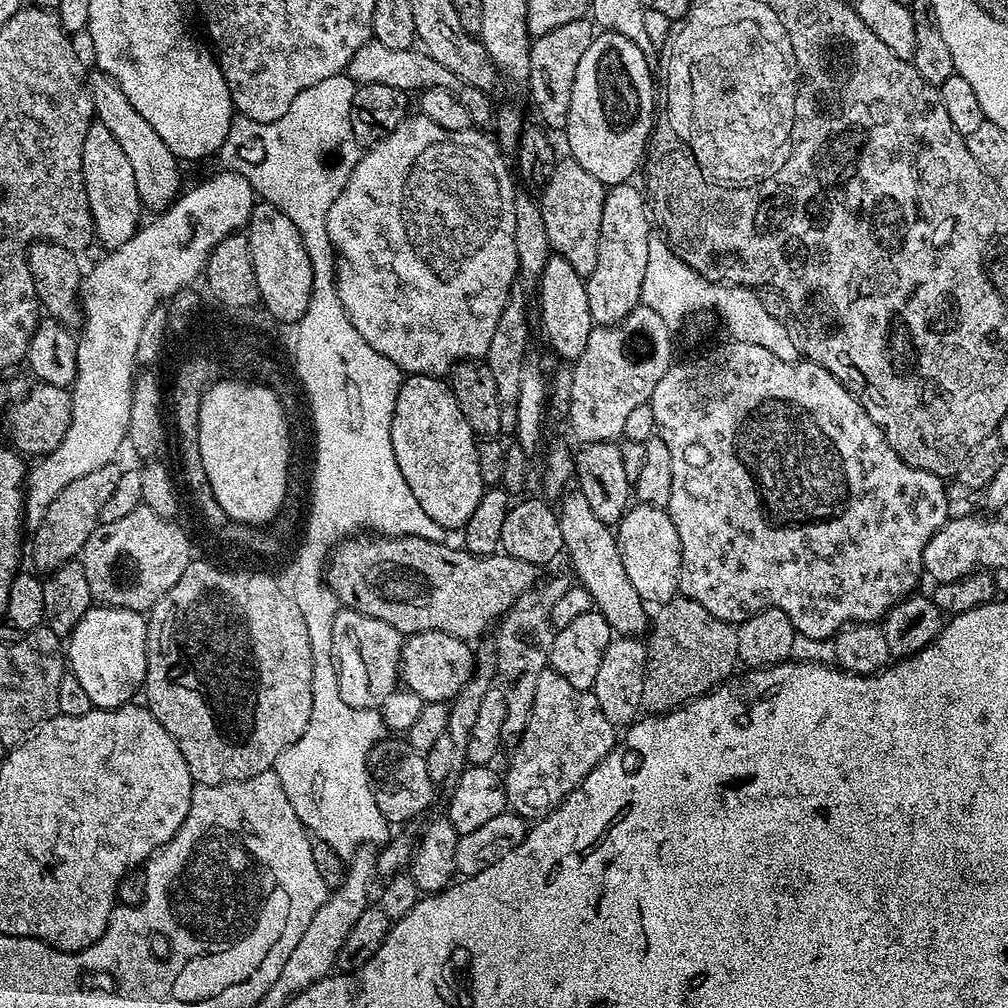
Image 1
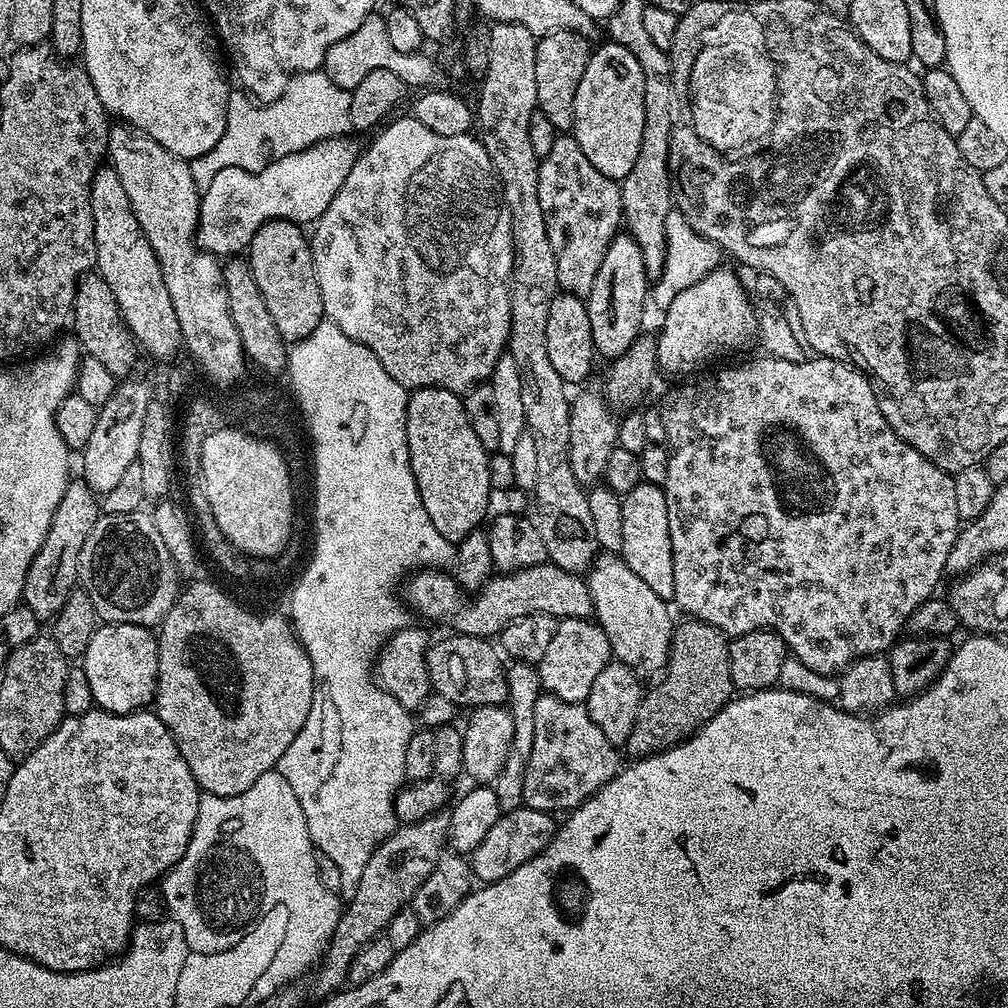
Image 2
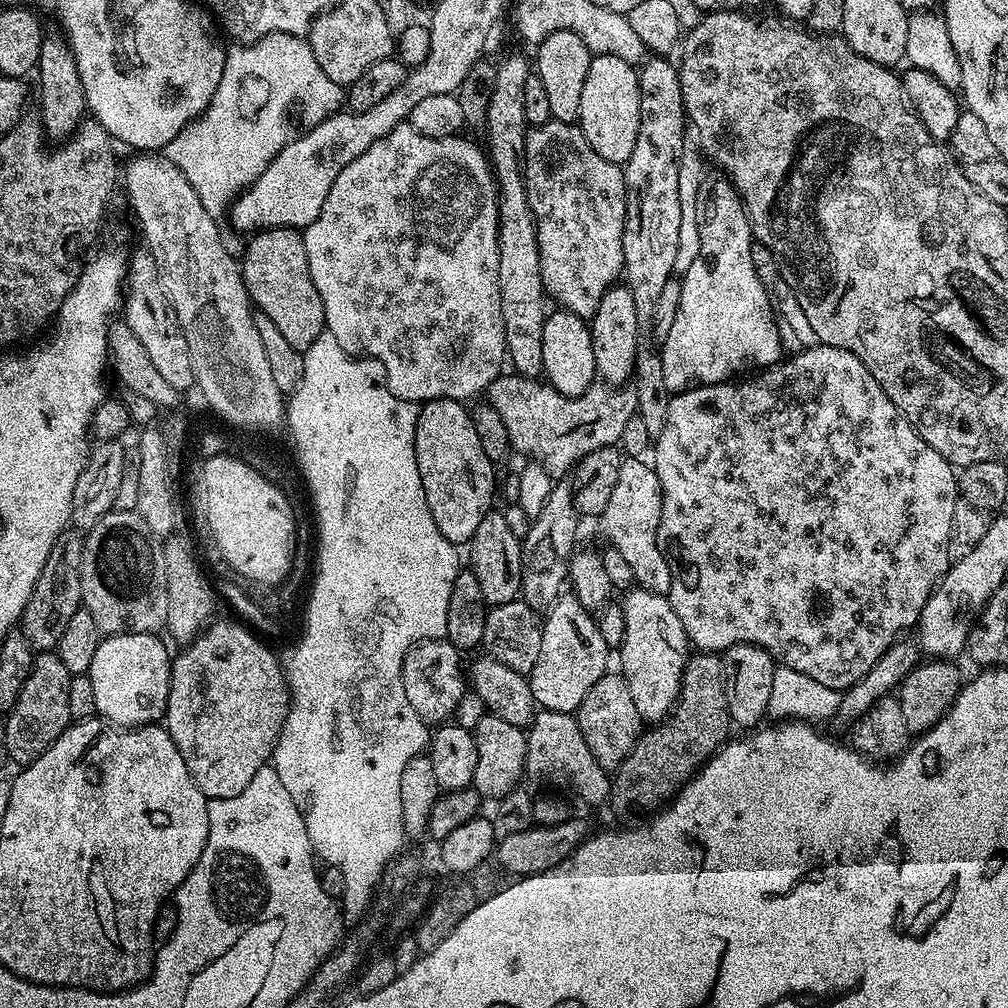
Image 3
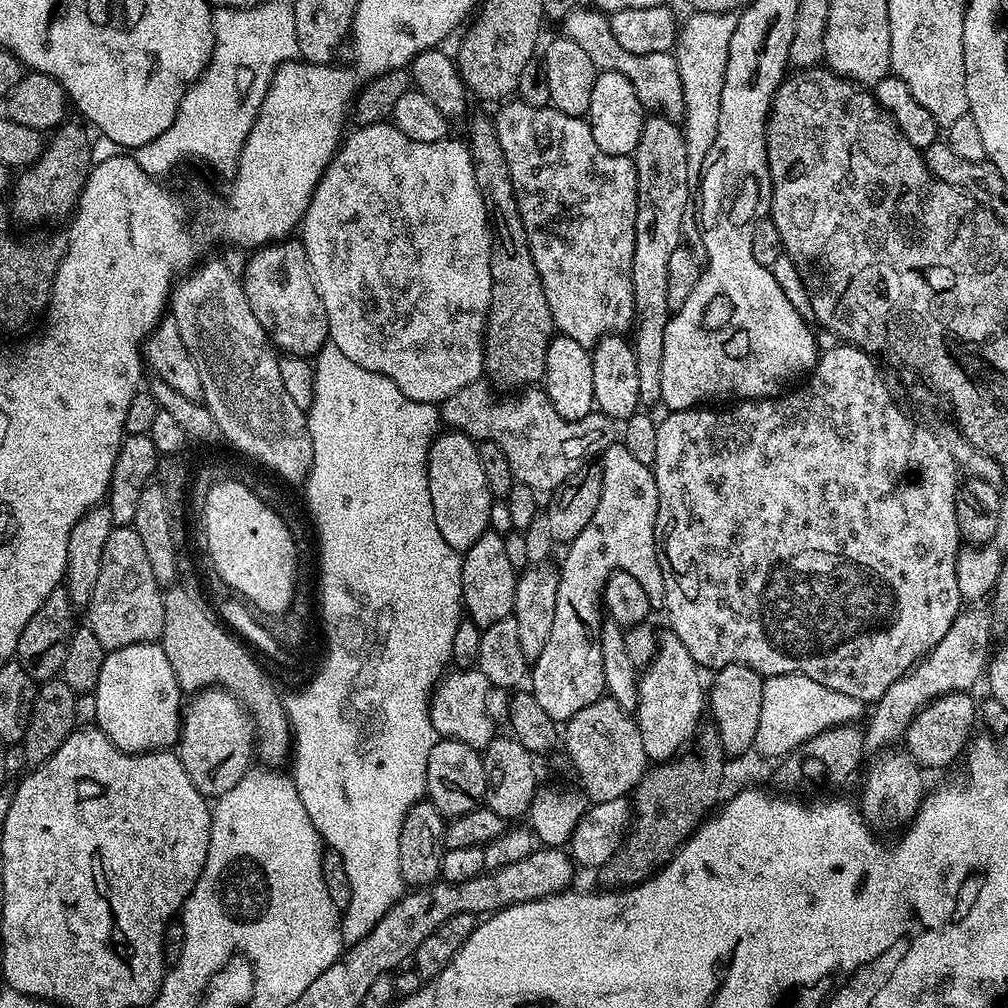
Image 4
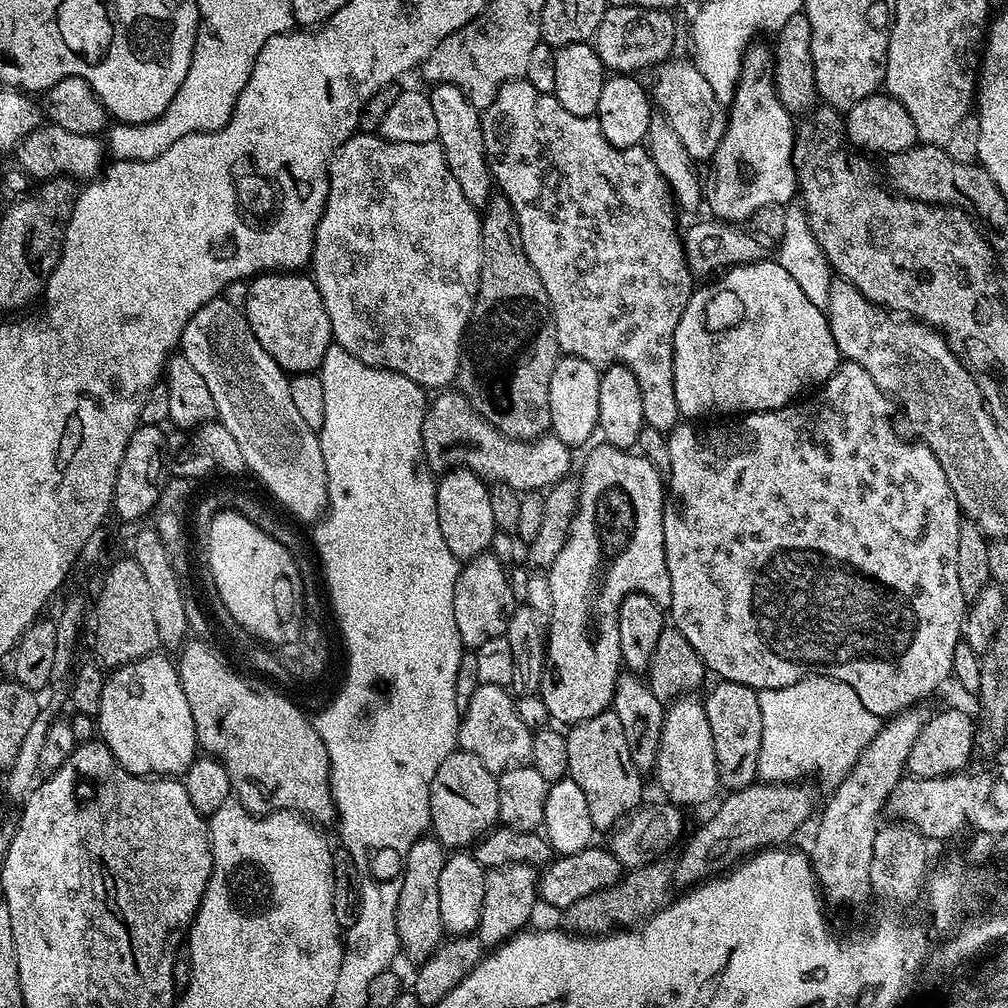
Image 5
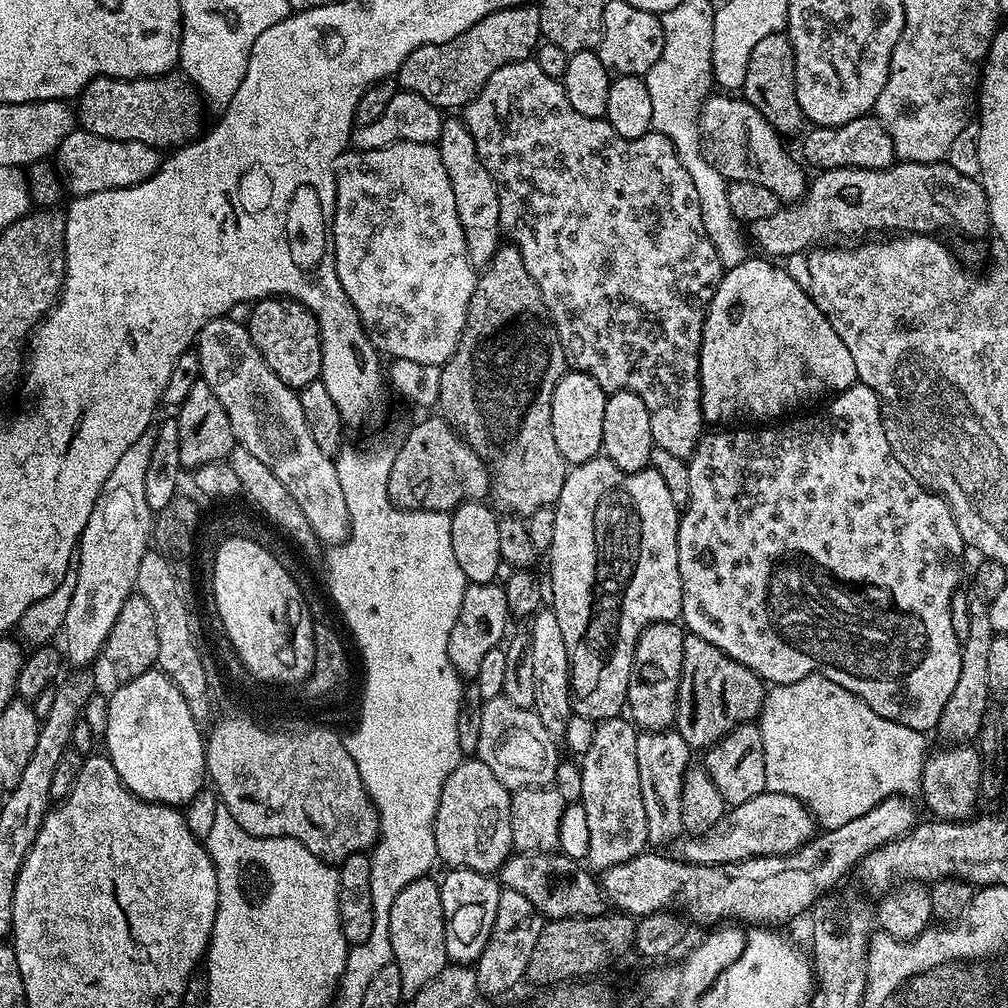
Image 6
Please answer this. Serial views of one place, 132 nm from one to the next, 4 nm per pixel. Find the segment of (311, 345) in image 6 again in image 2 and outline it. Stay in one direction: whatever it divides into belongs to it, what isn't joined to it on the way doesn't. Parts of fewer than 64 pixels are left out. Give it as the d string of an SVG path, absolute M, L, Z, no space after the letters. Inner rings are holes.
M271 220L254 234L246 249L246 259L262 290L262 302L278 326L278 334L289 345L305 340L318 325L325 323L322 306L322 290L318 290L318 278L312 265L312 245L305 229L293 220Z

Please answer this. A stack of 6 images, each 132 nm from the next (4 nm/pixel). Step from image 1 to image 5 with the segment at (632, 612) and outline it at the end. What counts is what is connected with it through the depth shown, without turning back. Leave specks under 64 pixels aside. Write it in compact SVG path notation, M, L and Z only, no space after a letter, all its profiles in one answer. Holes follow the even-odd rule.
M685 694L669 703L664 713L660 741L658 742L658 754L656 755L656 767L654 777L660 783L660 788L665 792L667 799L677 806L684 804L704 804L716 788L721 787L718 774L718 762L714 754L714 734L710 734L710 722L706 718L706 710L703 703L692 694Z

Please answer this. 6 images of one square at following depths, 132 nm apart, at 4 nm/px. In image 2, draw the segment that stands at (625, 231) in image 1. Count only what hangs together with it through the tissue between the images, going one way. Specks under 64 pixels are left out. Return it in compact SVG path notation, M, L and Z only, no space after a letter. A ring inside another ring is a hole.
M618 234L598 266L598 275L594 277L594 286L586 298L590 314L590 334L596 347L597 357L615 358L620 356L635 340L642 335L640 323L644 320L644 303L650 300L650 277L644 270L638 246L634 238L627 234Z

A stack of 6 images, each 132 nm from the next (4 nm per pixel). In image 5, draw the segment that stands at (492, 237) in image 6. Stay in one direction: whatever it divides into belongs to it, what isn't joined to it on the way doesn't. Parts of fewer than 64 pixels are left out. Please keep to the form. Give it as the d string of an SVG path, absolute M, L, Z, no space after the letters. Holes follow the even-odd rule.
M433 84L428 92L430 106L434 110L434 119L438 122L436 140L442 146L446 166L450 166L450 174L462 186L462 194L466 194L466 202L470 202L478 210L488 203L494 192L492 172L488 169L488 160L484 156L482 142L481 109L476 108L464 94L453 84Z

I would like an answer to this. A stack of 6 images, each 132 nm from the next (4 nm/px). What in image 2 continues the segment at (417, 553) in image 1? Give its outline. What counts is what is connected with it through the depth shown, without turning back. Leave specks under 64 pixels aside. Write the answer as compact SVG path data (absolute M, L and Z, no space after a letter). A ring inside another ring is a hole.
M551 562L517 572L493 575L479 592L469 596L462 591L455 576L438 568L425 568L407 577L402 596L415 615L417 612L436 624L449 624L452 627L449 629L461 636L499 637L507 624L526 614L550 614L560 620L586 620L593 615L592 599L585 577L562 570Z

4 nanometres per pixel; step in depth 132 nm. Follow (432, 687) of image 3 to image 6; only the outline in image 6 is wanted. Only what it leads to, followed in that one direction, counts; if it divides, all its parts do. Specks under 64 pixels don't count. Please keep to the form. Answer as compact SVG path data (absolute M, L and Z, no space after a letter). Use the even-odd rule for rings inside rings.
M503 695L483 701L478 711L482 722L482 734L478 734L478 750L475 755L482 762L486 762L490 770L494 770L494 778L498 778L498 782L505 784L509 790L515 790L517 788L546 788L555 781L562 756L561 753L556 753L557 741L552 733L546 730L546 726L542 726L542 718L538 718L535 710L516 706Z

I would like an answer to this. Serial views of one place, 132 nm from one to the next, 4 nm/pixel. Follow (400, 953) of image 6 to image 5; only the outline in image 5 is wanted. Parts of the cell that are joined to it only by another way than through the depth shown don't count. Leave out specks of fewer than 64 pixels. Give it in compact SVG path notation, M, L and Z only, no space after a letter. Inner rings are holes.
M421 838L410 846L404 855L404 870L400 880L398 910L396 911L396 933L400 939L403 955L415 962L422 962L442 942L445 935L442 914L438 910L438 878L446 859L446 849L435 838Z

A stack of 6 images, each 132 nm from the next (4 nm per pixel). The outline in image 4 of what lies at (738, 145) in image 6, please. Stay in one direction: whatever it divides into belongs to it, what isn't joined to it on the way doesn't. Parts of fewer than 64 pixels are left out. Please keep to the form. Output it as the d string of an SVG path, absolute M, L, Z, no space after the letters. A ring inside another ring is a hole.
M592 6L576 8L565 16L562 21L563 35L568 36L582 50L586 50L590 62L600 72L617 72L626 78L630 78L630 86L638 94L641 104L645 109L653 113L667 116L670 120L677 122L684 118L684 99L682 98L682 78L678 74L676 58L672 52L663 52L662 54L630 54L630 50L622 50L617 39L610 30L610 19L605 13Z

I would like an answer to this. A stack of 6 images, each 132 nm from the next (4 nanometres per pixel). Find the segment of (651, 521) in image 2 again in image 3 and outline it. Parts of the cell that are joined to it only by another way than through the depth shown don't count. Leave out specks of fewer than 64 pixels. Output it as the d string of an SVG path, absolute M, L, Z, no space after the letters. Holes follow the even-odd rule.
M624 458L620 461L618 482L610 494L606 510L598 517L607 543L626 558L632 567L632 575L639 587L667 594L670 590L670 566L664 551L658 546L658 522L662 514L662 494L655 467L647 459Z

